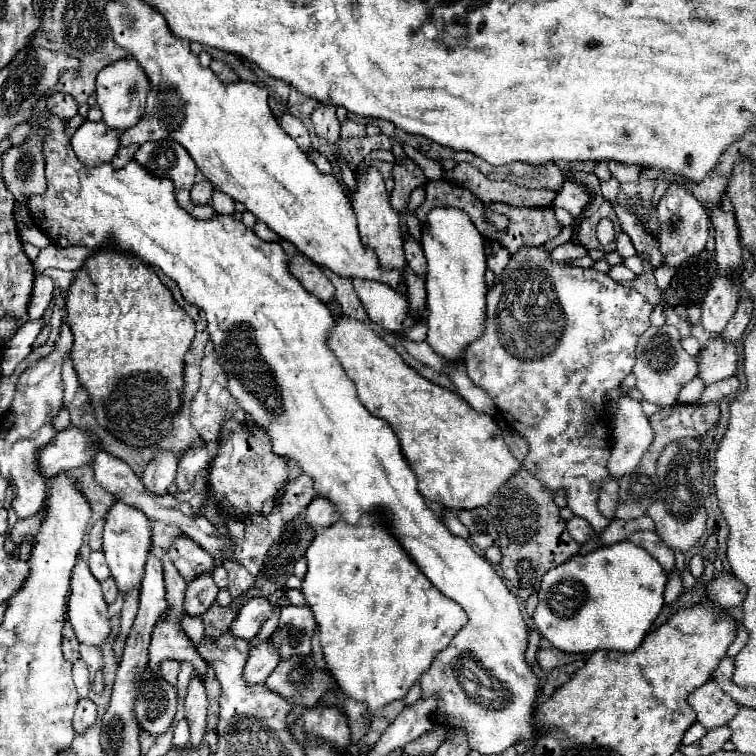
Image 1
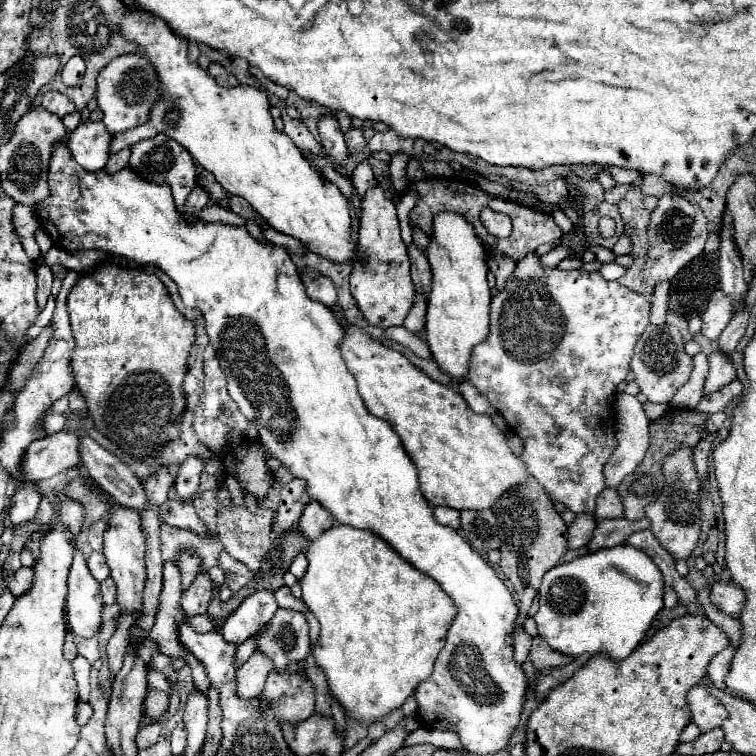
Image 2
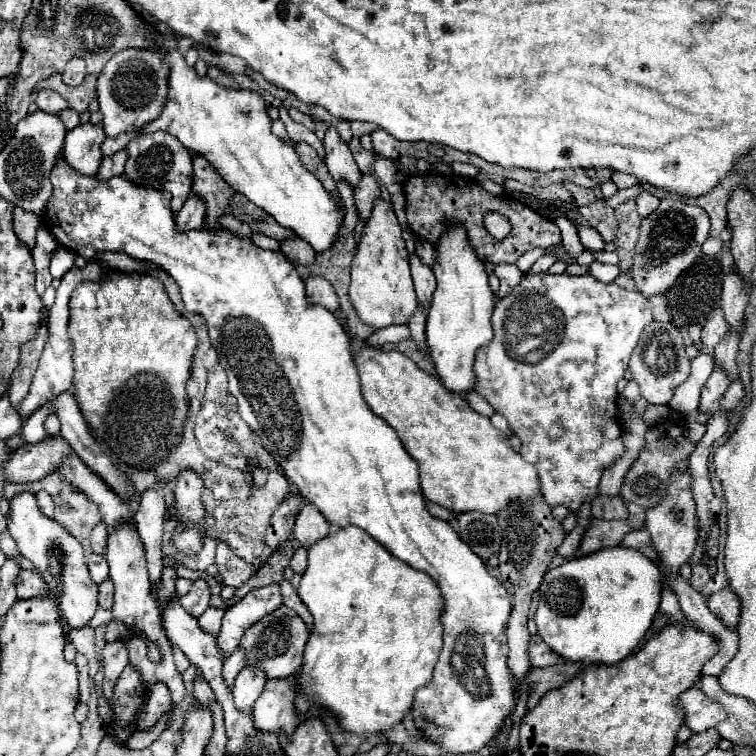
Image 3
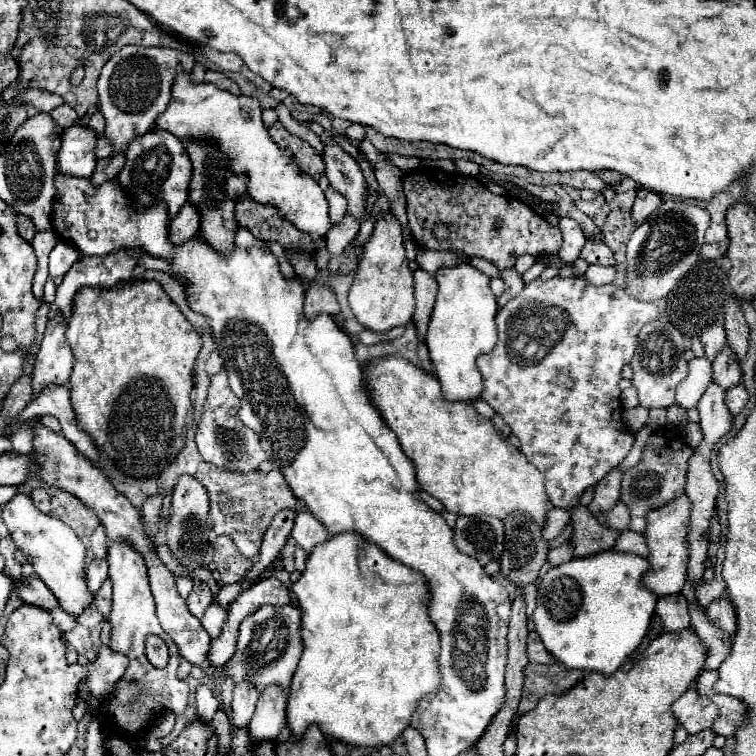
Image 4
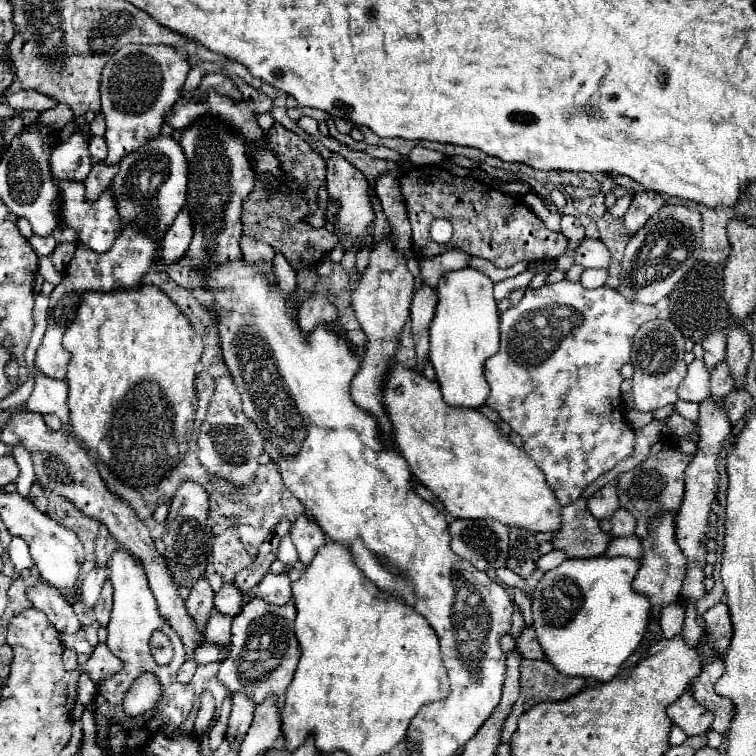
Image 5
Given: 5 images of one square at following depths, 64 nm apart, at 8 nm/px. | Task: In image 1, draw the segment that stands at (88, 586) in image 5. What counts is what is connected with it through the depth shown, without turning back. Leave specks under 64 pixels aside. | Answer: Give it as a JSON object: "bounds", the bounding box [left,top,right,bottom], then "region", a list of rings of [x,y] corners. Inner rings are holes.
{"bounds":[88,550,110,580],"region":[[[102,550],[92,552],[90,558],[88,558],[88,564],[90,564],[90,570],[96,576],[96,580],[106,580],[110,576],[110,568],[106,564],[106,558],[104,558]]]}

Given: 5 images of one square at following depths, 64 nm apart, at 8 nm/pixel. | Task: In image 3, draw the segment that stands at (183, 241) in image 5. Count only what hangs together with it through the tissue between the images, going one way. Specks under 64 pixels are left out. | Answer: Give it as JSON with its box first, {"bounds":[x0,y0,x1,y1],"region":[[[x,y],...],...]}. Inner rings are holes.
{"bounds":[176,194,206,230],"region":[[[190,194],[188,200],[184,202],[182,210],[176,214],[176,224],[178,230],[198,230],[204,226],[204,216],[206,216],[206,204],[202,198],[196,194]]]}

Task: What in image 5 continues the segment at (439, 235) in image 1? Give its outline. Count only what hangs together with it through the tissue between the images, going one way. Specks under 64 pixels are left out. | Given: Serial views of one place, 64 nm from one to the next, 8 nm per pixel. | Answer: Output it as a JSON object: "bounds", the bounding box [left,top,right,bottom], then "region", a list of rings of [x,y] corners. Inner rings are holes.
{"bounds":[430,266,500,408],"region":[[[470,266],[446,272],[438,282],[438,304],[430,324],[430,362],[436,370],[442,396],[450,406],[480,408],[486,402],[490,386],[482,374],[482,366],[486,358],[498,352],[498,346],[500,330],[492,280]]]}

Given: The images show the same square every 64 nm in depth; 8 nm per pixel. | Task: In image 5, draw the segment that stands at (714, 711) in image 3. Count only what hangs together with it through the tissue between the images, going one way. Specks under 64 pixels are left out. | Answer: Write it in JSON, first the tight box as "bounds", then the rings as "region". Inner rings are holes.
{"bounds":[668,690,714,736],"region":[[[686,690],[674,704],[668,706],[668,716],[688,736],[708,732],[712,726],[712,720],[714,720],[714,714],[694,700],[692,690]]]}

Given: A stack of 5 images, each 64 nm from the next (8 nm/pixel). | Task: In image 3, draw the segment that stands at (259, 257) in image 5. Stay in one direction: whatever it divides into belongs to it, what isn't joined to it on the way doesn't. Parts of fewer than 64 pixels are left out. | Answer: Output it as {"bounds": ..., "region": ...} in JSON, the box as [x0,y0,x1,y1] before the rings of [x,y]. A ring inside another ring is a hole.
{"bounds":[218,212,252,238],"region":[[[224,212],[224,214],[218,218],[218,222],[220,226],[224,226],[224,228],[226,228],[226,222],[228,222],[228,230],[232,230],[234,234],[238,234],[238,236],[242,236],[242,238],[250,238],[250,234],[252,234],[250,226],[244,224],[244,222],[240,222],[240,220],[236,220],[230,212]]]}

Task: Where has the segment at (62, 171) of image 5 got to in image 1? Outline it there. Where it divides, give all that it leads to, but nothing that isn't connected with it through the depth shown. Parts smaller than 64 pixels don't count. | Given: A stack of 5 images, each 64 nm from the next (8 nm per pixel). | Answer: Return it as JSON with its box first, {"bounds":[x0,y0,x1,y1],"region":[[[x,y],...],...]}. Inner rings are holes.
{"bounds":[72,120,120,166],"region":[[[86,120],[72,136],[72,148],[86,166],[98,162],[110,162],[120,146],[120,130],[106,126],[104,122]]]}

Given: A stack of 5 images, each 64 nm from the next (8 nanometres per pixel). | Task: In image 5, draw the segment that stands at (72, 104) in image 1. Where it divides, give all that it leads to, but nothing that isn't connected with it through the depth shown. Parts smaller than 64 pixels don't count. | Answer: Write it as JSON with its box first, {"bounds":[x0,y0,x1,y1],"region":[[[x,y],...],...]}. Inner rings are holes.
{"bounds":[8,90,58,112],"region":[[[18,90],[8,96],[8,104],[14,110],[36,110],[36,112],[46,112],[54,108],[58,102],[36,92],[36,90]]]}

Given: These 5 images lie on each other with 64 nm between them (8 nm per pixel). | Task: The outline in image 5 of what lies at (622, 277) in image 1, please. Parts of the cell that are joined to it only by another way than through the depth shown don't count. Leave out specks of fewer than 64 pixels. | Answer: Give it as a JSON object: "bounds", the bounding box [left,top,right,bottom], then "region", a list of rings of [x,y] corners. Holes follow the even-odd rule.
{"bounds":[580,268,608,288],"region":[[[588,268],[588,270],[584,270],[584,274],[580,278],[582,286],[586,286],[586,288],[600,288],[606,284],[606,280],[608,280],[608,270],[604,270],[604,268]]]}

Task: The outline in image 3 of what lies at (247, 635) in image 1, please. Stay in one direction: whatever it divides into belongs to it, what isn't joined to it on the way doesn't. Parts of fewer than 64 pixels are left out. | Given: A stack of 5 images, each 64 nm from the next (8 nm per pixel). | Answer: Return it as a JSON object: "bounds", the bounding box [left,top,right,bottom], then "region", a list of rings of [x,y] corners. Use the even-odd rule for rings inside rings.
{"bounds":[218,584,282,658],"region":[[[270,584],[252,590],[238,604],[228,608],[224,612],[222,630],[218,634],[218,646],[222,648],[224,658],[228,658],[240,646],[240,638],[250,626],[254,626],[258,620],[262,620],[280,606],[282,606],[280,586]]]}

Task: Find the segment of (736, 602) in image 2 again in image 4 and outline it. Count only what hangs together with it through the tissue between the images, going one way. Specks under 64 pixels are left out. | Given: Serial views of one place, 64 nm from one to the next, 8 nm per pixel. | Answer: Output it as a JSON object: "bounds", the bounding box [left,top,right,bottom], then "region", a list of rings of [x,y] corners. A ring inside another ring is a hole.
{"bounds":[706,596,736,634],"region":[[[722,596],[714,602],[710,602],[710,606],[706,608],[710,620],[720,626],[726,634],[734,634],[736,632],[736,612],[734,612],[734,604],[730,602],[730,598]]]}

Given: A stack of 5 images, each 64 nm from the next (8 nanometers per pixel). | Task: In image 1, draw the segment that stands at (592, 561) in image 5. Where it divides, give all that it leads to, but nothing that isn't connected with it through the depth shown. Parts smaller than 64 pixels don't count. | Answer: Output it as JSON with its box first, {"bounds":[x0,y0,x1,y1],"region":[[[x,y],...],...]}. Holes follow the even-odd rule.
{"bounds":[532,540,666,652],"region":[[[624,540],[610,546],[600,546],[588,554],[576,554],[562,566],[550,570],[542,580],[542,588],[538,592],[538,606],[532,616],[534,626],[540,636],[548,638],[554,648],[562,652],[596,652],[596,650],[618,650],[632,652],[640,646],[652,622],[660,614],[664,606],[664,586],[666,572],[656,558],[652,558],[640,546]]]}

